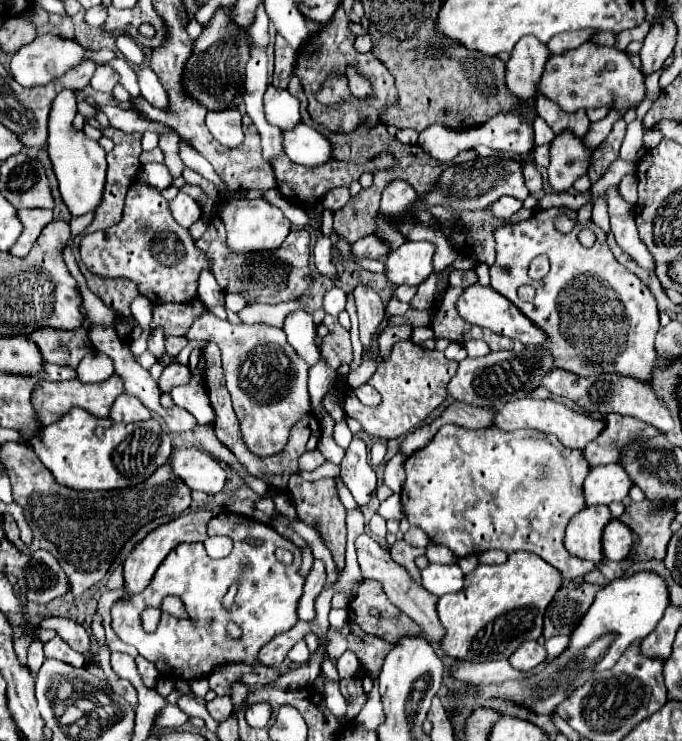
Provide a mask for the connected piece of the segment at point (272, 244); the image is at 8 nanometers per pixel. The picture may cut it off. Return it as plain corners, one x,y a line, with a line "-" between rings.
236,198
230,202
224,202
218,210
220,220
226,226
228,238
226,246
234,254
252,254
252,252
266,252
266,250
276,250
282,246
290,232
290,220
282,214
280,208
268,204
266,200
246,200
246,198

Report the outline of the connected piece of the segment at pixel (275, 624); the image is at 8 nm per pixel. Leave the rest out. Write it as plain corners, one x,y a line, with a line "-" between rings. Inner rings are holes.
222,512
214,516
208,522
208,536
228,536
234,544
230,556
212,560
206,554
202,542
180,544
162,560
146,590
116,600
110,610
112,630
116,632
116,636
122,642
134,646
140,656
154,662
162,676
174,676
170,680
206,678
214,672
216,666
222,664
258,664
258,650
276,634
290,630
298,622
296,610
304,586
304,576
300,574
302,558
298,546
280,536
272,526
260,524
254,518
234,512
-
250,540
260,544
252,544
-
278,546
294,552
294,562
290,566
284,566
274,558
274,550
-
232,582
238,582
238,594
232,610
226,612
222,608
222,596
228,592
-
170,594
184,600
188,618
162,614
158,628
154,632
146,632
140,618
142,612
146,608
160,608
162,598
-
230,620
234,620
242,630
242,636
238,640
232,640
226,634

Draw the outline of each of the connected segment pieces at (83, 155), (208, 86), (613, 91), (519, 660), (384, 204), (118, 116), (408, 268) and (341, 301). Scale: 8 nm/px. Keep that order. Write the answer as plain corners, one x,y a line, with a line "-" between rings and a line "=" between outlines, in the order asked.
62,90
54,102
48,120
48,154
54,166
54,174
60,184
60,194
72,216
84,216
94,212
102,202
102,192
106,184
106,152
102,146
84,136
84,132
72,128
76,116
76,98
74,92
=
220,6
204,28
200,38
194,42
194,54
186,64
186,92
194,94
208,110
238,108
242,104
242,78
250,60
248,32
234,22
232,6
=
584,42
580,48
568,50
564,54
550,56
538,88
550,100
558,102
566,112
600,106
622,110
640,104
646,96
644,74
630,62
630,58
616,48
600,48
592,42
=
526,642
508,660
516,670
530,670
546,660
546,650
538,642
=
394,180
382,192
380,212
392,214
394,218
404,218
406,210
410,208
410,202
414,202
414,198
416,198
416,190
410,188
410,184
406,184
404,180
=
104,106
102,108
110,120
110,126
116,128
116,130
122,130
122,132
146,132
146,130
152,130
156,134
160,132
166,132
168,128
160,122
148,122
148,120
142,120
134,110
122,110
122,108
116,108
116,106
=
406,242
388,254
386,276
394,284
422,284
432,274
432,258
436,246
432,242
=
334,286
330,292
326,292
322,306
324,306
326,314
338,316
338,314
344,310
344,306
346,306
346,292
344,292
342,288

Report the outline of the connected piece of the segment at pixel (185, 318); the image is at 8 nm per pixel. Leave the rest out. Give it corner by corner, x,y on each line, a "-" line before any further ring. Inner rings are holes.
194,299
185,304
152,304
152,322
150,330
162,328
164,336
184,336
188,332
197,316
204,310
204,305
199,299

